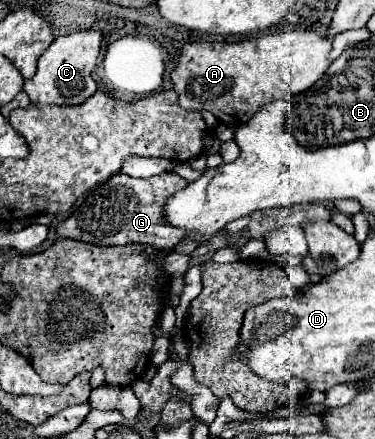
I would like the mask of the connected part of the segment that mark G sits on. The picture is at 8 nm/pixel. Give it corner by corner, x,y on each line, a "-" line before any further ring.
174,171
148,179
134,179
124,173
118,173
110,181
90,191
86,195
86,201
56,227
56,235
100,247
148,243
158,251
172,251
174,245
178,245
186,237
186,231
168,223
164,215
164,203
186,185
188,181
176,175

